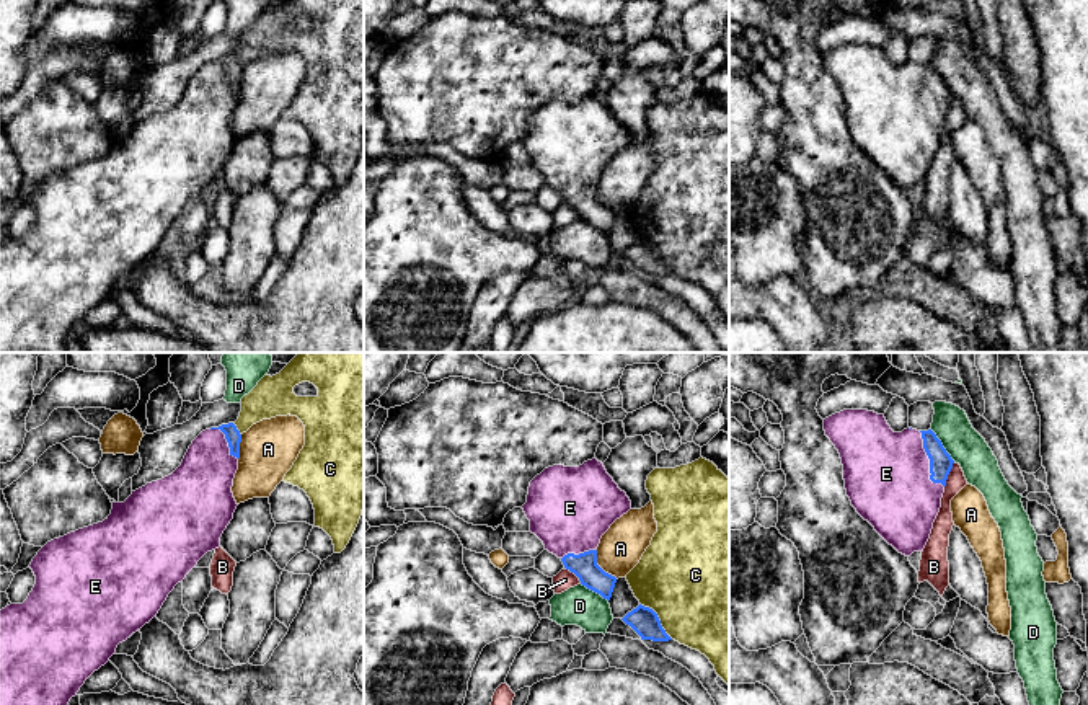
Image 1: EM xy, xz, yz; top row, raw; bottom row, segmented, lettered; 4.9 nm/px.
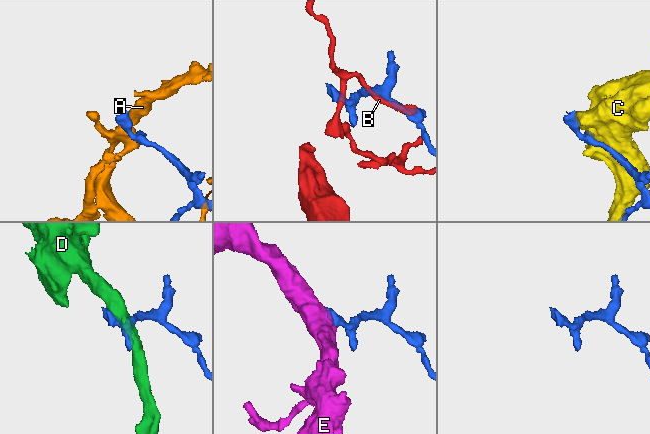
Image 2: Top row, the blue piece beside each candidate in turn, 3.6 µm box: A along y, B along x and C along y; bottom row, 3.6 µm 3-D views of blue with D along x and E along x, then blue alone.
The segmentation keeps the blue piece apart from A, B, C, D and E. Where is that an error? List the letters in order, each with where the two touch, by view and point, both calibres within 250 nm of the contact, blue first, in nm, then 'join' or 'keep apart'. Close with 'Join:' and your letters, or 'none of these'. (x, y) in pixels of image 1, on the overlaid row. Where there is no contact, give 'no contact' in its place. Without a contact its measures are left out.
A: contact xz (599, 567); calibres 130 and 220 nm; keep apart
B: contact yz (948, 474); calibres 110 and 100 nm; keep apart
C: contact xz (658, 619); calibres 140 and 480 nm; keep apart
D: contact yz (942, 444); calibres 110 and 180 nm; keep apart
E: contact yz (930, 462); calibres 110 and 420 nm; join
Join: E

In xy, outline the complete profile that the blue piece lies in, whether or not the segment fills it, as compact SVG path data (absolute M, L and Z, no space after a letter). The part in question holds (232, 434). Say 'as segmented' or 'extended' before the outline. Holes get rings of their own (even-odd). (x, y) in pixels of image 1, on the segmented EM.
extended | M233 423L202 431L171 475L132 491L124 503L113 503L103 522L54 539L38 552L29 565L36 584L28 599L0 610L0 705L69 705L117 645L157 617L175 586L207 552L220 547L238 506L232 486L240 442L241 434Z

